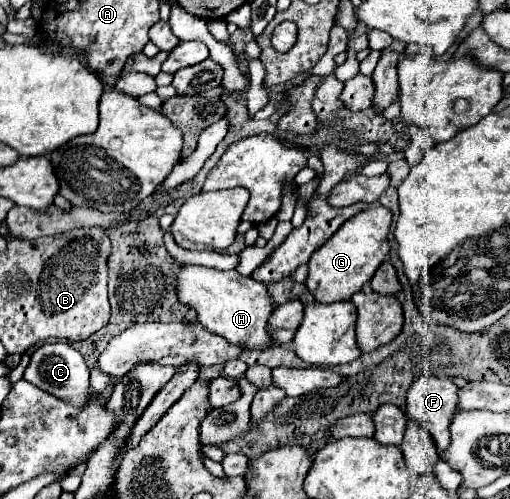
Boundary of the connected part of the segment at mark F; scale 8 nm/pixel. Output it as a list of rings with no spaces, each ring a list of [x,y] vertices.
[[[426,373],[418,381],[414,381],[414,385],[408,389],[408,397],[406,399],[408,399],[406,401],[408,417],[418,421],[420,425],[424,425],[430,431],[430,435],[432,435],[436,447],[438,447],[440,457],[444,457],[444,453],[446,453],[446,449],[450,445],[448,427],[452,423],[452,417],[460,409],[458,407],[458,387],[456,387],[456,383],[450,381],[450,379],[440,379],[440,377],[434,377],[434,375]]]

